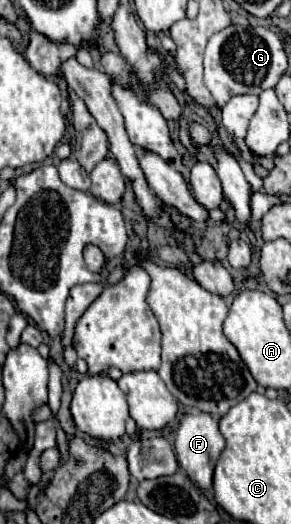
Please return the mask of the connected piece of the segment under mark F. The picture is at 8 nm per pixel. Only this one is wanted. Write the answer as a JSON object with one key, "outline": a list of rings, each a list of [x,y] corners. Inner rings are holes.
{"outline":[[[186,412],[182,414],[178,428],[176,428],[176,438],[174,438],[174,448],[176,448],[176,458],[182,470],[188,474],[190,480],[194,480],[202,490],[212,488],[212,476],[214,476],[214,466],[224,450],[226,440],[218,430],[218,420],[212,418],[208,412]]]}

